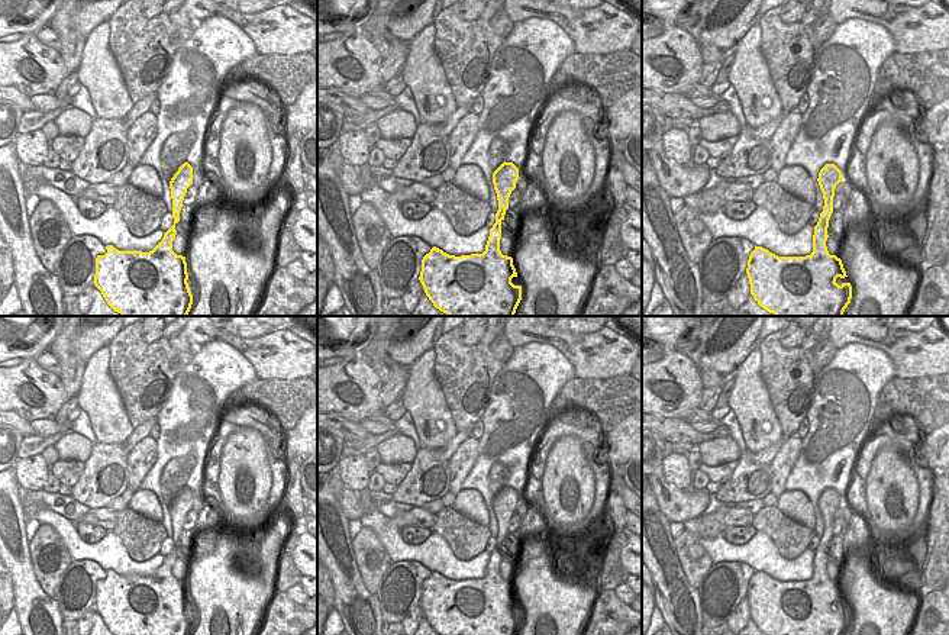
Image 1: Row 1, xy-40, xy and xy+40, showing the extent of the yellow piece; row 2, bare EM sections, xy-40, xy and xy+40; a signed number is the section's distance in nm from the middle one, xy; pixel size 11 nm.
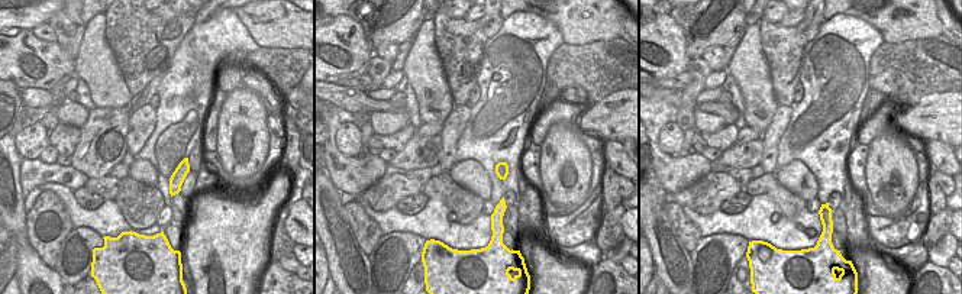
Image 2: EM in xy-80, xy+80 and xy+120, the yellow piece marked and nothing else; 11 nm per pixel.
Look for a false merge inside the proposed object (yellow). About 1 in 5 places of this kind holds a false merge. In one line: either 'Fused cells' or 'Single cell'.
Single cell

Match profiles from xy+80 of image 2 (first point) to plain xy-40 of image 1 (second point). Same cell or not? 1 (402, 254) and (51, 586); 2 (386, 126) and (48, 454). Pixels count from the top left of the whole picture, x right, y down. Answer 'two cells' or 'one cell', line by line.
1: two cells
2: two cells

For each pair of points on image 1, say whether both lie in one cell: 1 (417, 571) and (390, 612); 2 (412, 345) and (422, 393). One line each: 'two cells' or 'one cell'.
1: one cell
2: two cells

